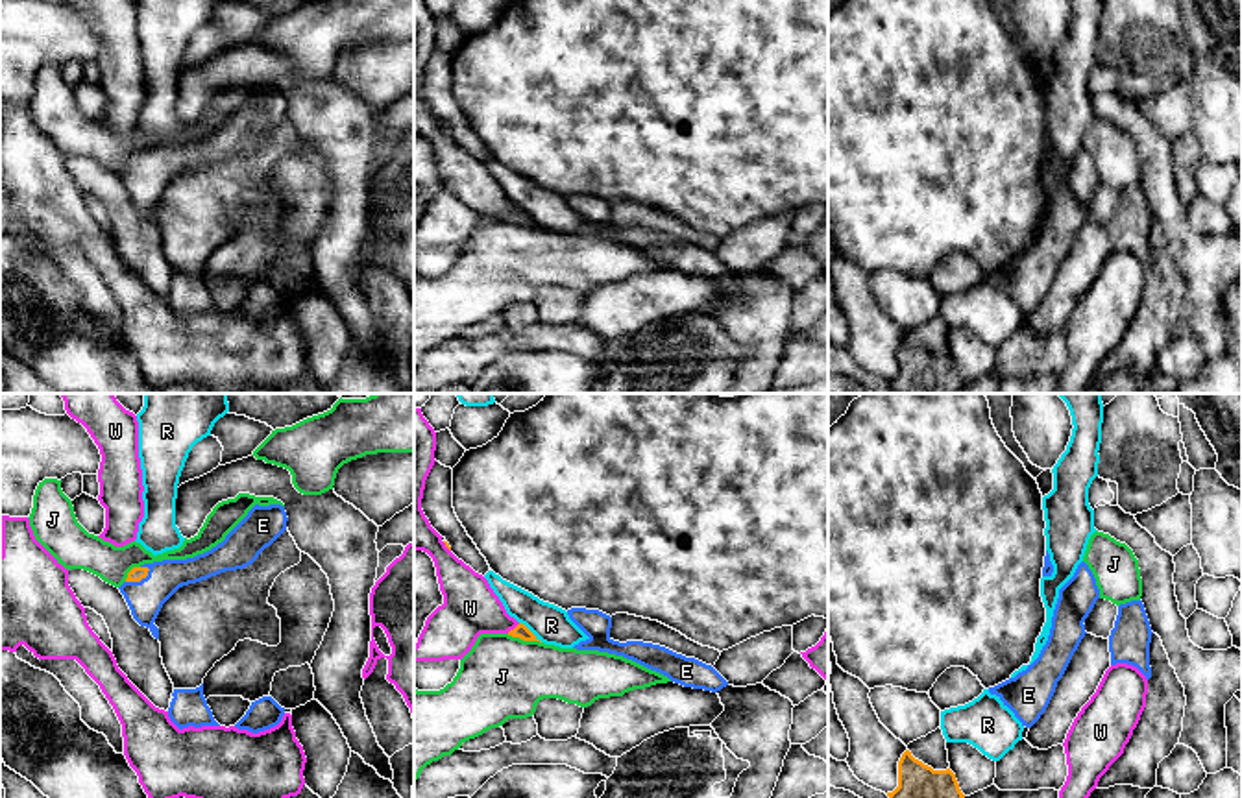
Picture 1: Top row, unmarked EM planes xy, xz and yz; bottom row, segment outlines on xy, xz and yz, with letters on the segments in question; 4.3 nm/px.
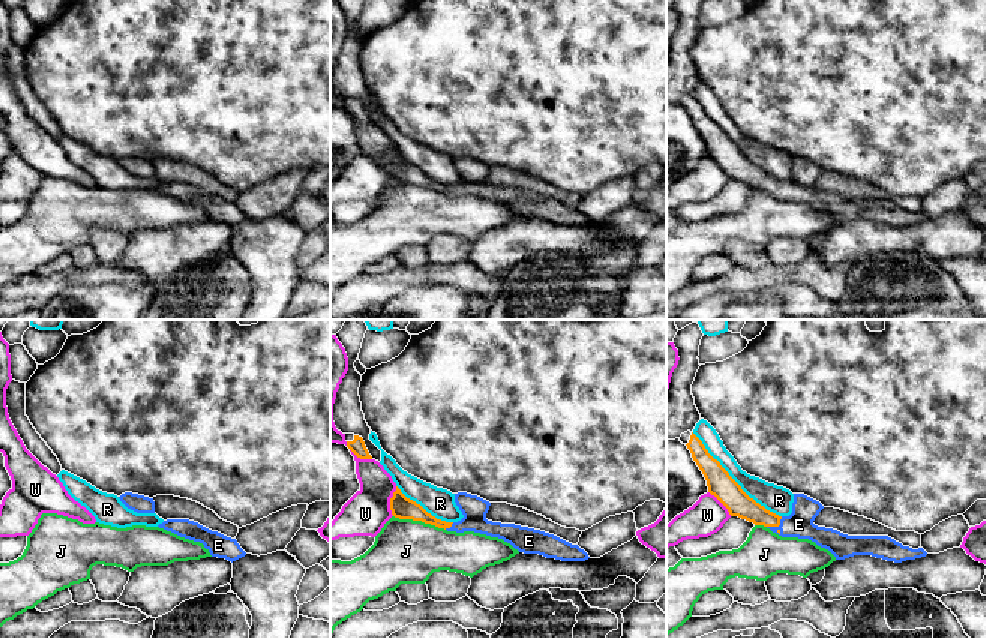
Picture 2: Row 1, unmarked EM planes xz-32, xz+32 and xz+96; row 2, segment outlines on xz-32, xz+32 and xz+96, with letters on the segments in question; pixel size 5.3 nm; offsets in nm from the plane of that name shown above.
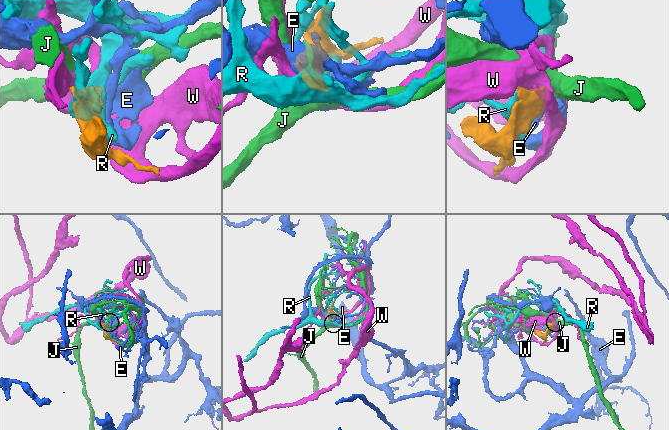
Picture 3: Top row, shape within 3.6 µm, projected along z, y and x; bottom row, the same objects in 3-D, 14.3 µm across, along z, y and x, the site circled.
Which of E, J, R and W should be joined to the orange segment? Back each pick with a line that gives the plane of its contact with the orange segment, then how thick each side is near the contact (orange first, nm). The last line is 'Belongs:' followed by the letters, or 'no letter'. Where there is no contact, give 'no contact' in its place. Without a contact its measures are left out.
E: meets orange in xy; 60 nm thick on the orange side, 160 nm on the other
Belongs: E

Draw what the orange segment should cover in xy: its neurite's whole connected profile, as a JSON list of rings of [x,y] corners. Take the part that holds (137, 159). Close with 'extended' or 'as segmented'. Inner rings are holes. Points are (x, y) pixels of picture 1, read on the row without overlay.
[[[255,91],[211,137],[187,146],[163,146],[133,153],[118,174],[133,205],[159,225],[159,214],[153,209],[163,190],[179,174],[251,151],[286,116],[286,107],[285,92]]] | extended

